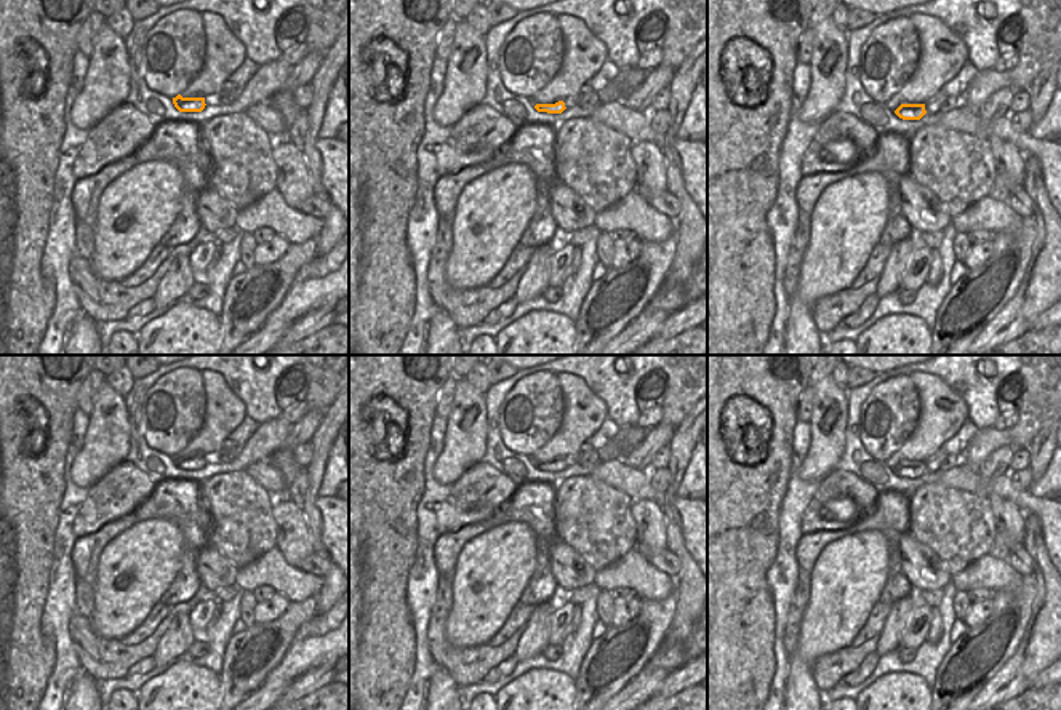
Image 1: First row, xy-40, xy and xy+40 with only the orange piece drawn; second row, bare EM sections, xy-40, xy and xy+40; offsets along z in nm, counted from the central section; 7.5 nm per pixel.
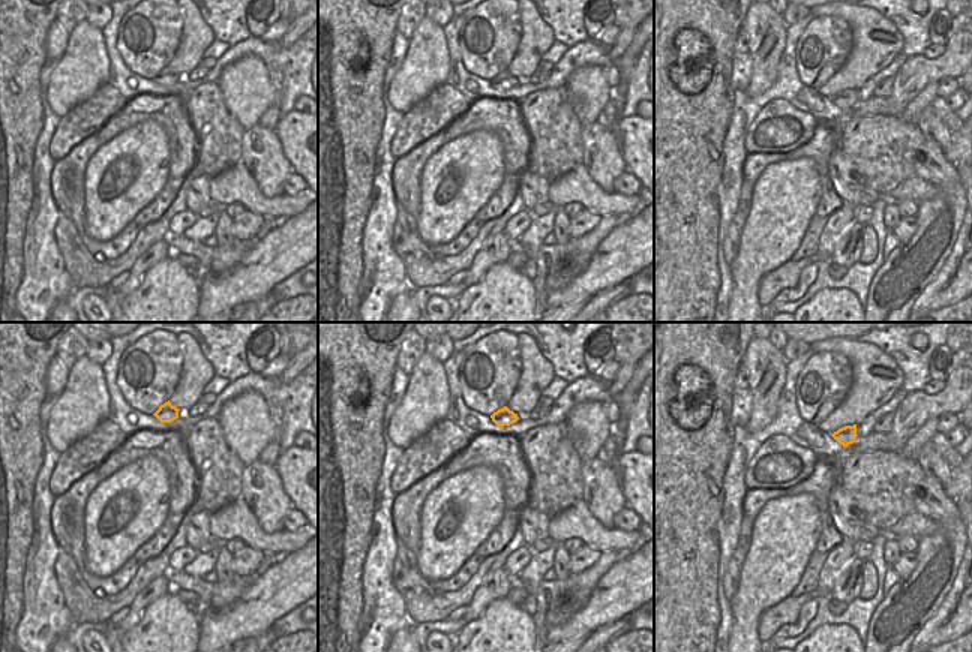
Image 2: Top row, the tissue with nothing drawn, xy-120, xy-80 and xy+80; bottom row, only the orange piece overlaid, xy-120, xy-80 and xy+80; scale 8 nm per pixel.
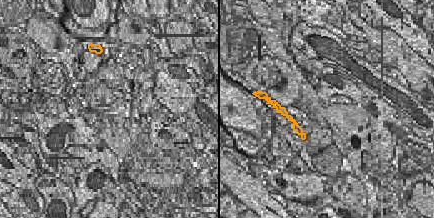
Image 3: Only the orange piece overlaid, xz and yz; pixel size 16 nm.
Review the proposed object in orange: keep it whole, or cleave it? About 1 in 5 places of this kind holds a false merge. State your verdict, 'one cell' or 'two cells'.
one cell

